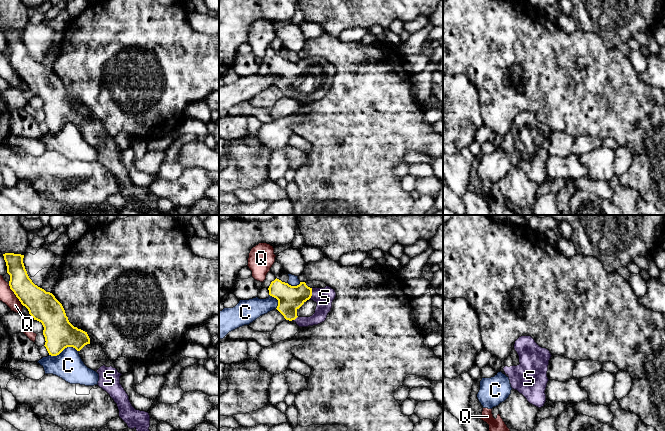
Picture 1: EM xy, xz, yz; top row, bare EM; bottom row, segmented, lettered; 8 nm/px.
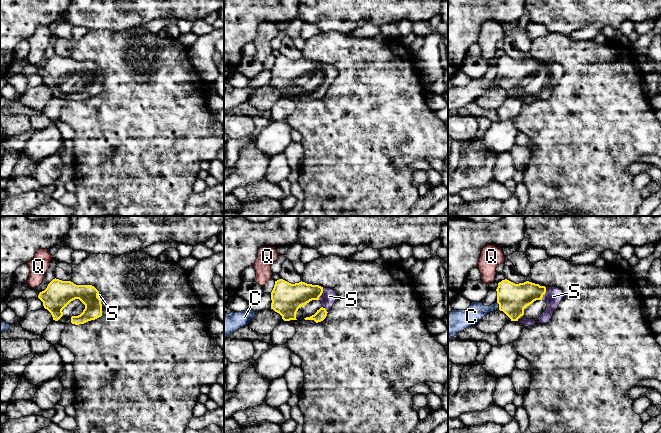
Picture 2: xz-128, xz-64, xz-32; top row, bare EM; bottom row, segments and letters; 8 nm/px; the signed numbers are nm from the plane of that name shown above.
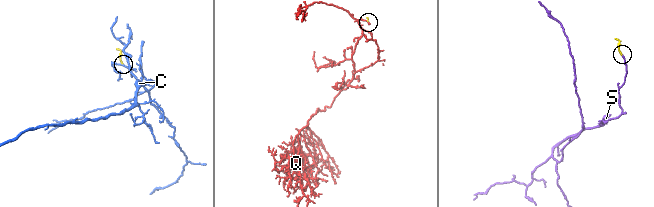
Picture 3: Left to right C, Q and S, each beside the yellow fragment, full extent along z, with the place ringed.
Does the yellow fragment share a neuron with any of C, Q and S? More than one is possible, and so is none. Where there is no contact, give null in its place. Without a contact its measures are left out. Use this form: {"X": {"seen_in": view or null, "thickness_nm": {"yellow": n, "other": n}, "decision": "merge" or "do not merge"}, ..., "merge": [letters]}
{"C": {"seen_in": "xy", "thickness_nm": {"yellow": 240, "other": 240}, "decision": "do not merge"}, "Q": {"seen_in": "xy", "thickness_nm": {"yellow": 240, "other": 120}, "decision": "do not merge"}, "S": {"seen_in": "xz", "thickness_nm": {"yellow": 200, "other": 150}, "decision": "merge"}, "merge": ["S"]}

